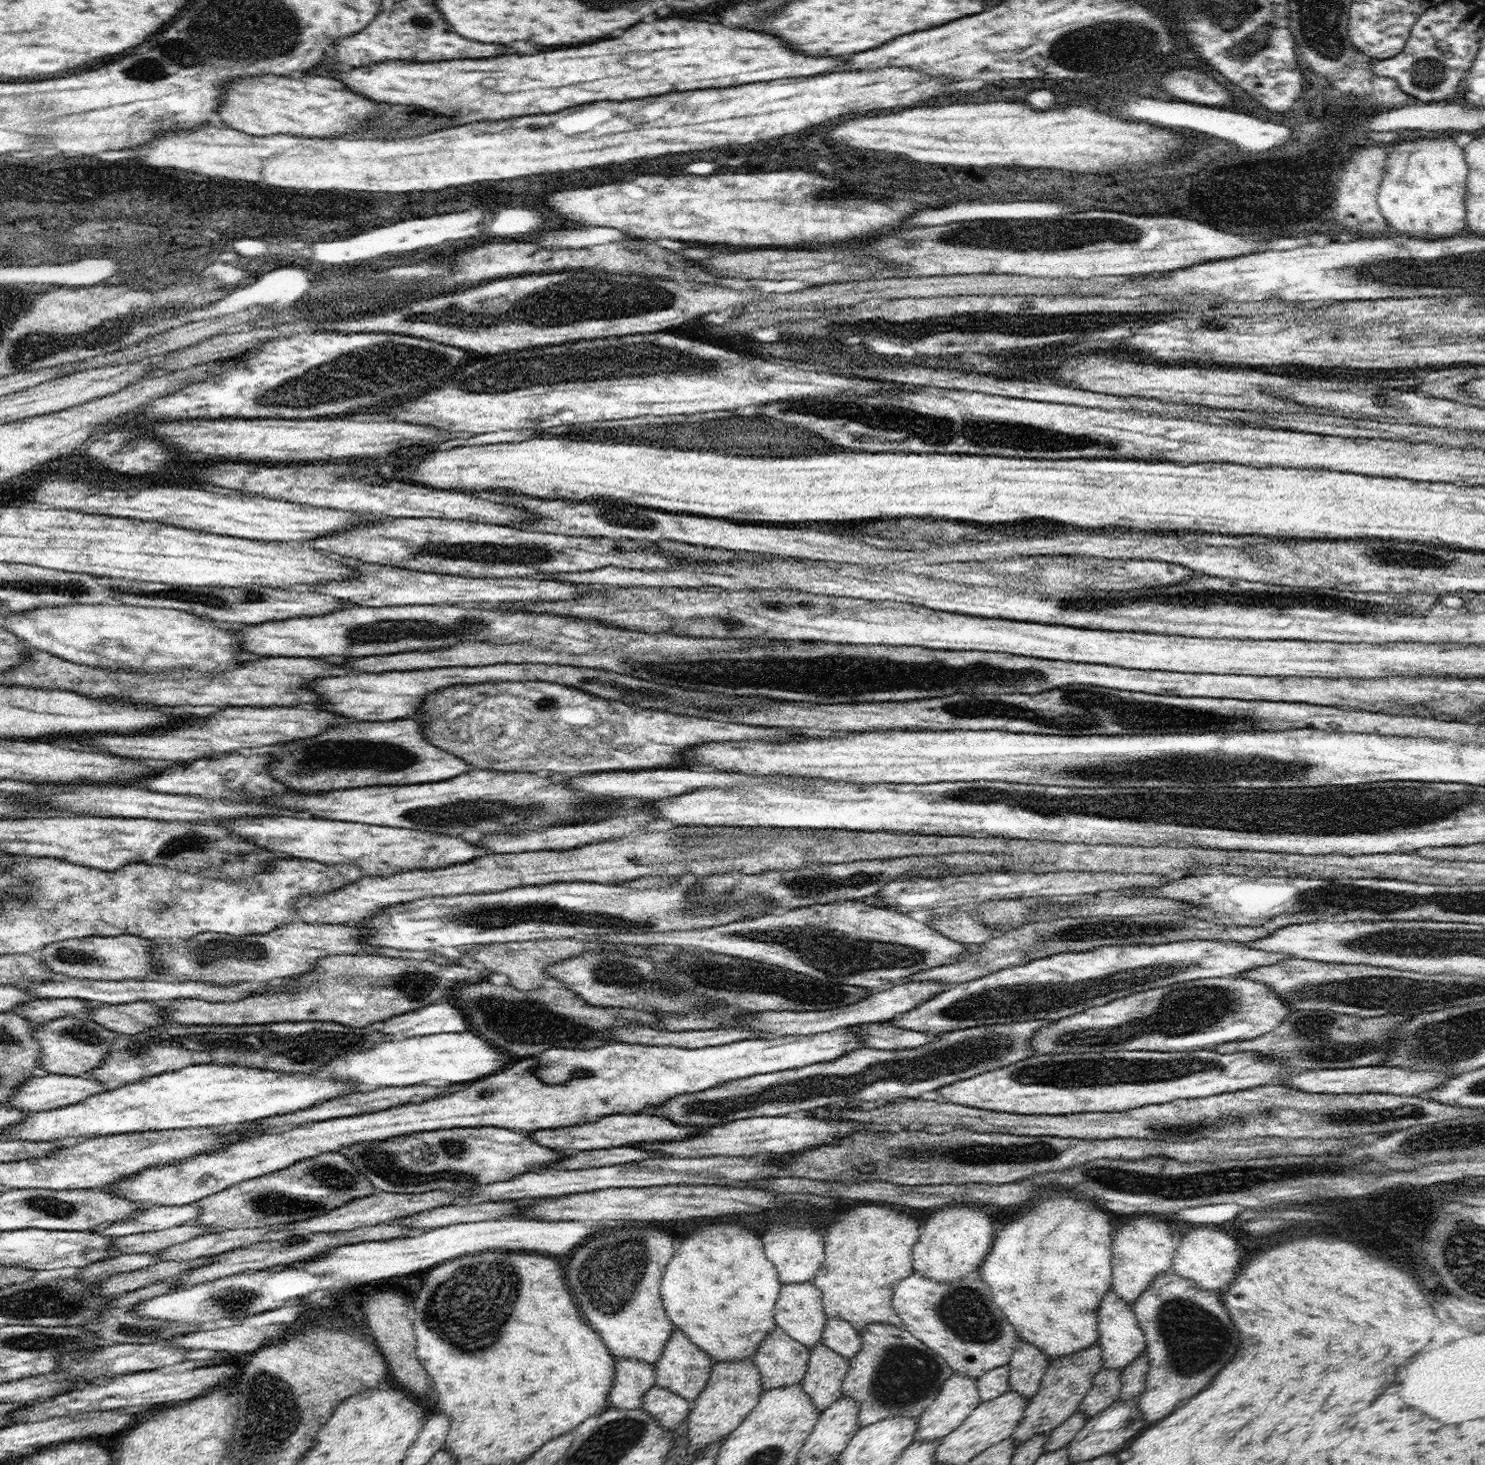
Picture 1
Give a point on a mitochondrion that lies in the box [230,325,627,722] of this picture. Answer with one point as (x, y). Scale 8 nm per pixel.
(381, 369)

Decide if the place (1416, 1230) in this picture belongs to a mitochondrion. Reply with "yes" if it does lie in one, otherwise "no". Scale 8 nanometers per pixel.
no

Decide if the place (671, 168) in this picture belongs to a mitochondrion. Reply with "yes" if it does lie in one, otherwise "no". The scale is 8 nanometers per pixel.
no

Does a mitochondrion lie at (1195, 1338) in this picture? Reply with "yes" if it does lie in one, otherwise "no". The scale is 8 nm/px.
yes

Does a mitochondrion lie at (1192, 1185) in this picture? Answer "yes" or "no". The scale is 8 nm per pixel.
yes

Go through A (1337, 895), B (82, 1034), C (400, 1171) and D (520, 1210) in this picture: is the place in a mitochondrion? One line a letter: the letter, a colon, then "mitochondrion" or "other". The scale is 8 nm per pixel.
A: mitochondrion
B: mitochondrion
C: mitochondrion
D: other

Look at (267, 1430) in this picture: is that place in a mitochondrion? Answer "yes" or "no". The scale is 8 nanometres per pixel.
yes

